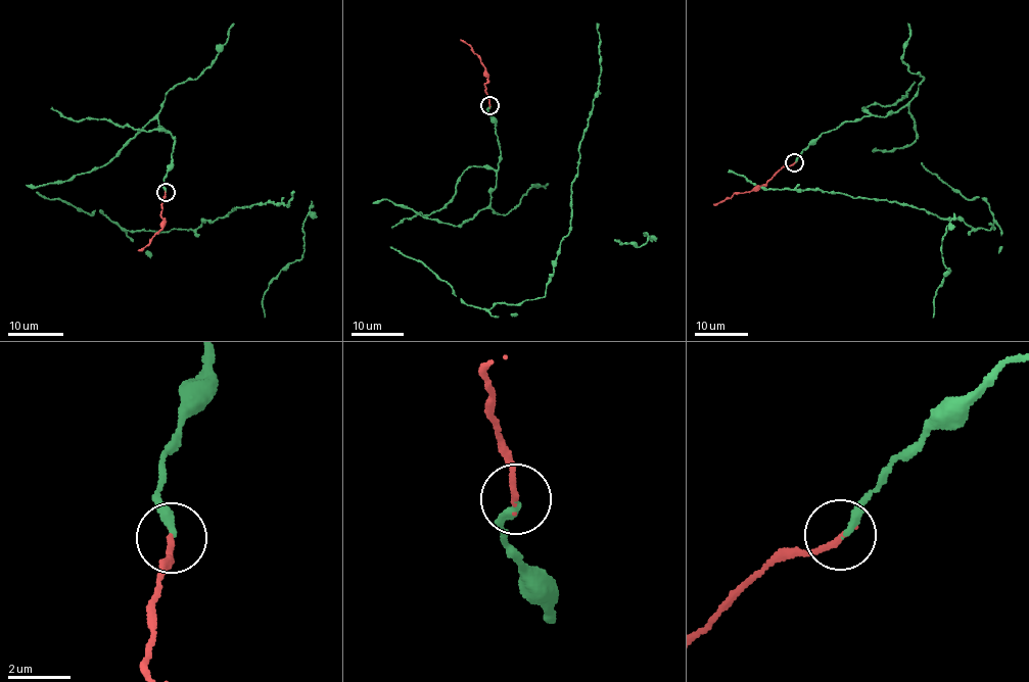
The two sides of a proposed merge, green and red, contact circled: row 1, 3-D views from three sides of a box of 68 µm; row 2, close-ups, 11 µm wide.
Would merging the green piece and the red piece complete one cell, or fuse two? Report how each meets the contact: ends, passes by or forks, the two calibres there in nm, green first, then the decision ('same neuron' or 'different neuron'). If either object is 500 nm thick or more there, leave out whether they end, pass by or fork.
green ends | red ends | 280/190 nm | same neuron

